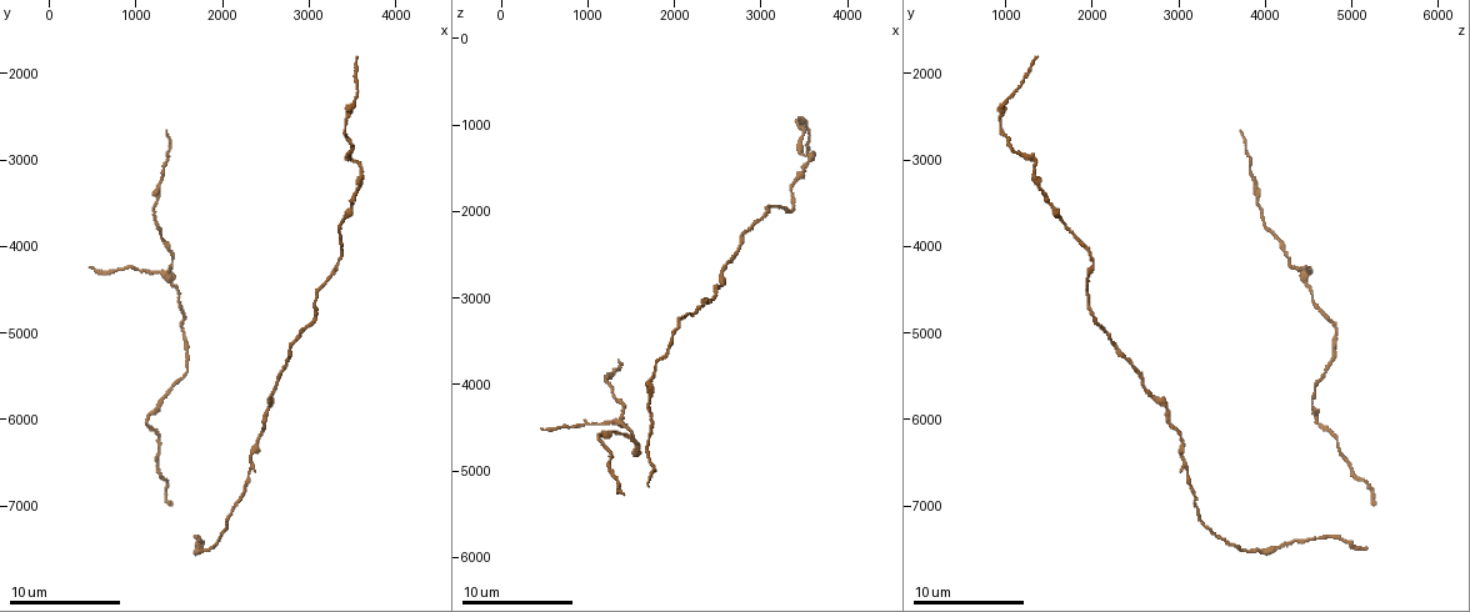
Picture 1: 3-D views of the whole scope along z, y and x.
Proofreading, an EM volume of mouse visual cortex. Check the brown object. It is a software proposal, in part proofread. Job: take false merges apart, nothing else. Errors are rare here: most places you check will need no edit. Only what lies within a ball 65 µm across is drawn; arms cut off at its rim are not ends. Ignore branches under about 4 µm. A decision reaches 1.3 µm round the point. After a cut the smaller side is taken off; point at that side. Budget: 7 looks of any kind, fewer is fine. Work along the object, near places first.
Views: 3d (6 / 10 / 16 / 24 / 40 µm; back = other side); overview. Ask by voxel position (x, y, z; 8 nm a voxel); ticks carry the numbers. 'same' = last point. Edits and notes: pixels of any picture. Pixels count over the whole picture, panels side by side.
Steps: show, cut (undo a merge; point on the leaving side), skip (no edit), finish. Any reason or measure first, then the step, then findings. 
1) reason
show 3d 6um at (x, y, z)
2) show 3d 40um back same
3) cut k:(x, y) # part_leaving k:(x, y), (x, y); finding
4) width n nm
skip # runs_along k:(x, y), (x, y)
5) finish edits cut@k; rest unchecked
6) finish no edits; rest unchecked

calibre changes
show 3d 10um at (1150, 6000, 4650)

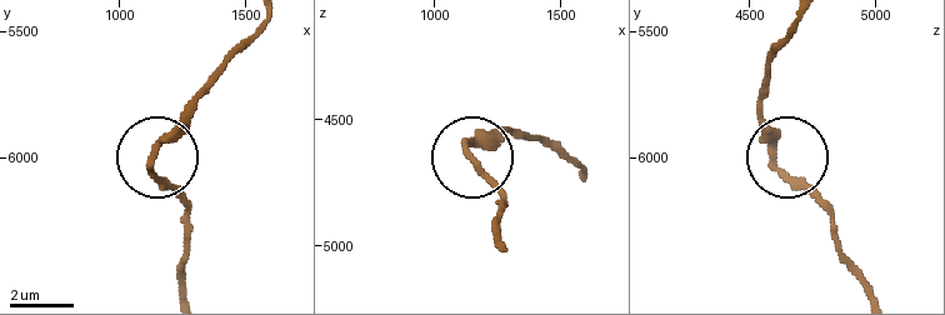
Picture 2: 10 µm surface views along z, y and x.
show 3d 6um at (1130, 6020, 4600)

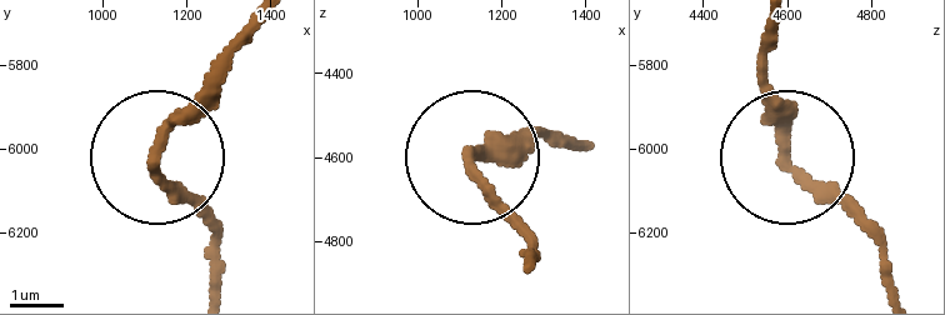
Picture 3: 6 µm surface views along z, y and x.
skip # continuous, no second cell

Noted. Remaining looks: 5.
two arms in line, one across
show 3d 16um at (2300, 6650, 3150)

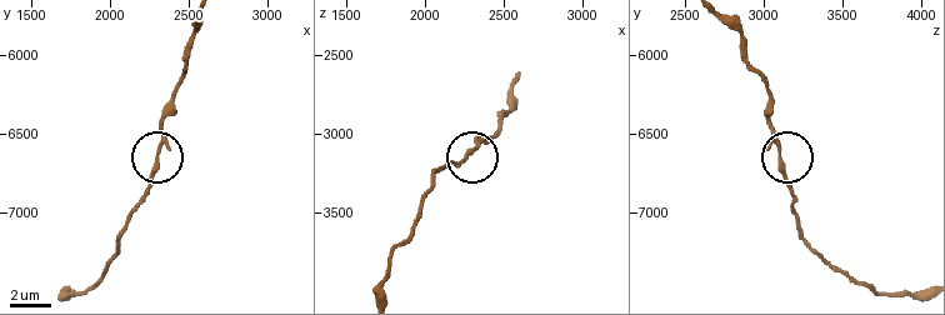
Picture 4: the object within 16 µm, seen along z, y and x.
width 170 nm
skip # one cell here

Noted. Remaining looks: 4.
sudden change in width
show 3d 10um at (2550, 5750, 2750)

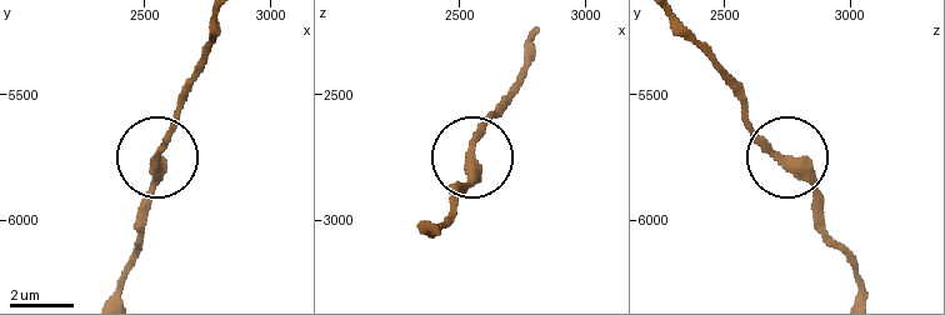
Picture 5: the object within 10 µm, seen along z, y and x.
show 3d 6um at (2550, 5750, 2730)

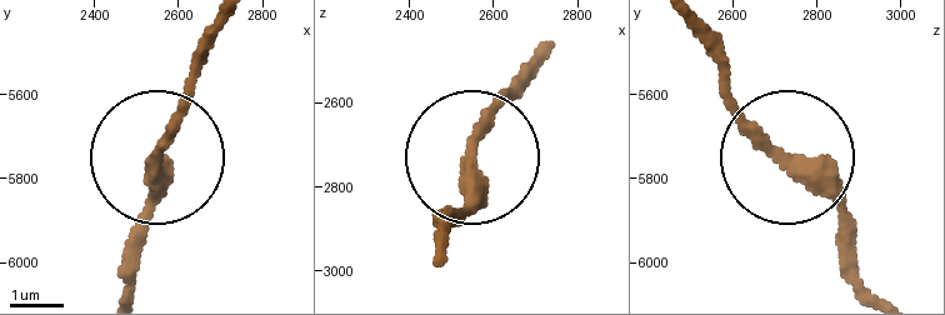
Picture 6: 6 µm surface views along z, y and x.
width 290 nm
skip # runs_along 6:(126, 285), (149, 178), (198, 61); continuous, no second cell

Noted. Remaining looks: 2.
finish no edits; rest unchecked

